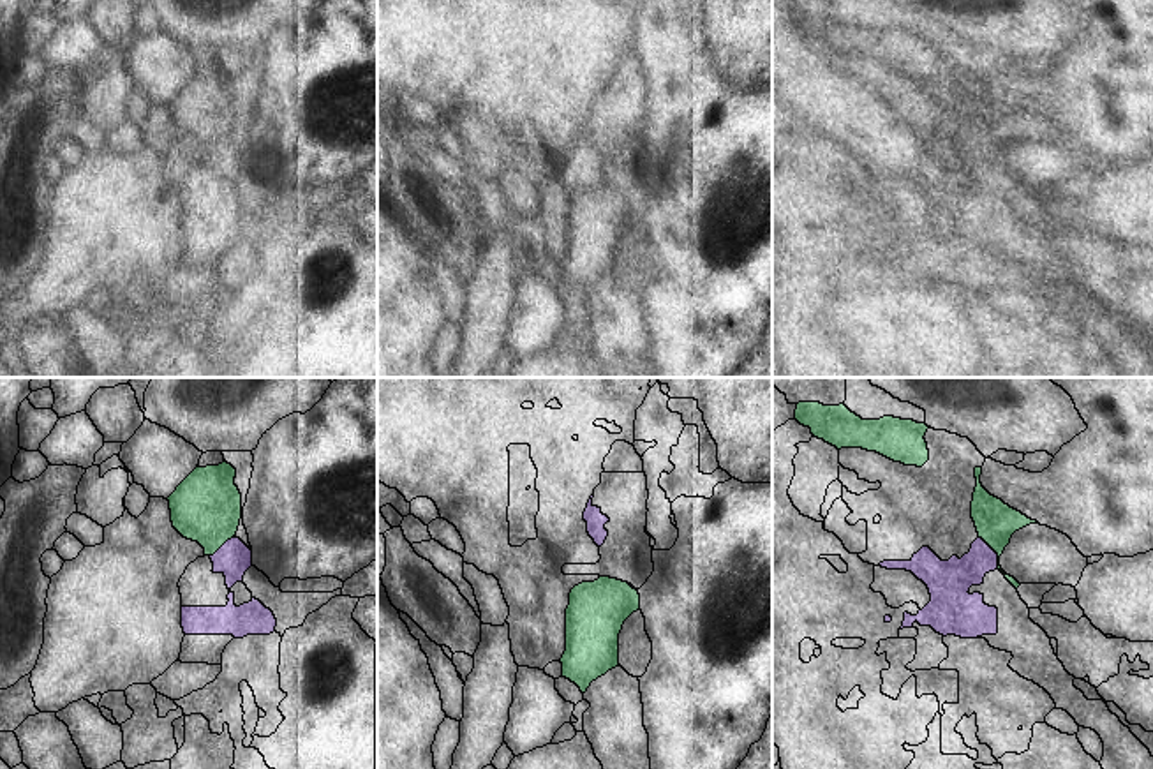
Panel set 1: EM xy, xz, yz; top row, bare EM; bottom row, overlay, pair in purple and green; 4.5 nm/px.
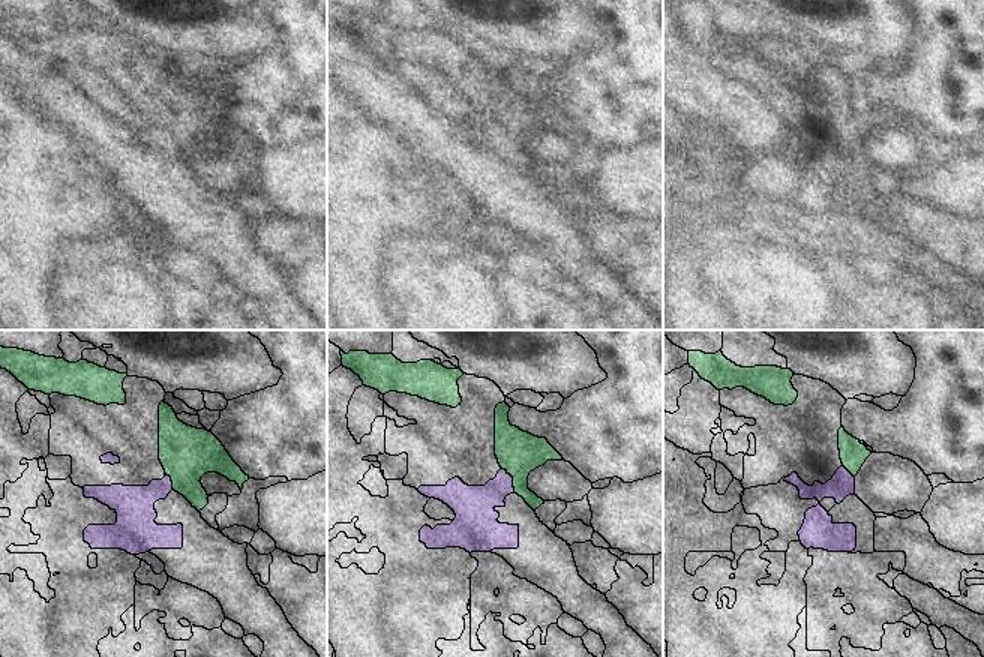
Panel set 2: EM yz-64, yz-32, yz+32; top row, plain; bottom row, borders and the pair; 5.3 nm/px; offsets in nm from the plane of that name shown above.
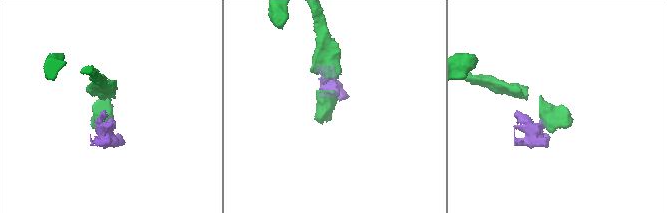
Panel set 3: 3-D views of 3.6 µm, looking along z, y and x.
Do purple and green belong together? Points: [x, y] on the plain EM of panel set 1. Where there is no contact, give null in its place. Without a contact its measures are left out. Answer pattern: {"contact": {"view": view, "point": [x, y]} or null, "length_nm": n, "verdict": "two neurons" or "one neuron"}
{"contact": {"view": "yz", "point": [995, 157]}, "length_nm": 180, "verdict": "two neurons"}

